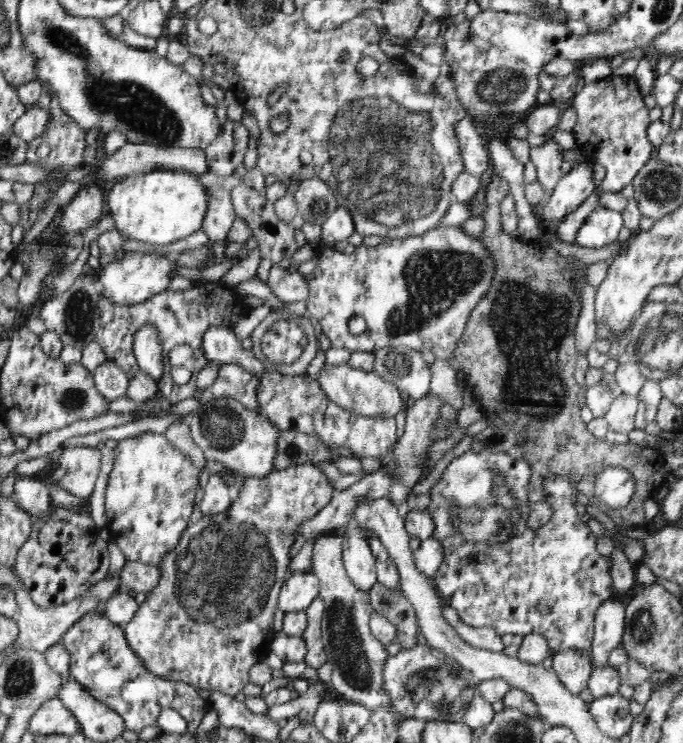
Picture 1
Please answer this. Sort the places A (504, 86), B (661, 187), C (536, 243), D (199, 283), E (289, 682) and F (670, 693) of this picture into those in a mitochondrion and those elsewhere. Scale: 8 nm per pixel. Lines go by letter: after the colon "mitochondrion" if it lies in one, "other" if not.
A: mitochondrion
B: mitochondrion
C: other
D: other
E: other
F: other

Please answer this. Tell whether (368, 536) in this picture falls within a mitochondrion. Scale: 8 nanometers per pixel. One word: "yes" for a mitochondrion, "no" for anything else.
no

